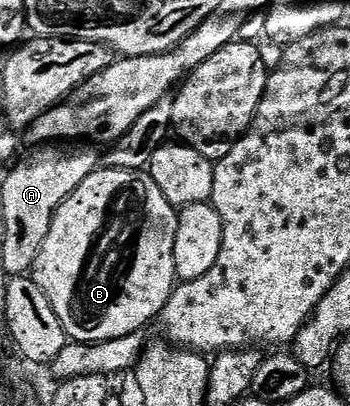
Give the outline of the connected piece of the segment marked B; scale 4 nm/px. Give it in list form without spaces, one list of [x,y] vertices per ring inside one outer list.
[[[103,166],[94,171],[56,209],[48,237],[40,245],[32,277],[52,301],[60,325],[73,342],[93,345],[116,337],[137,335],[157,320],[176,286],[176,225],[178,211],[160,193],[145,170]]]

